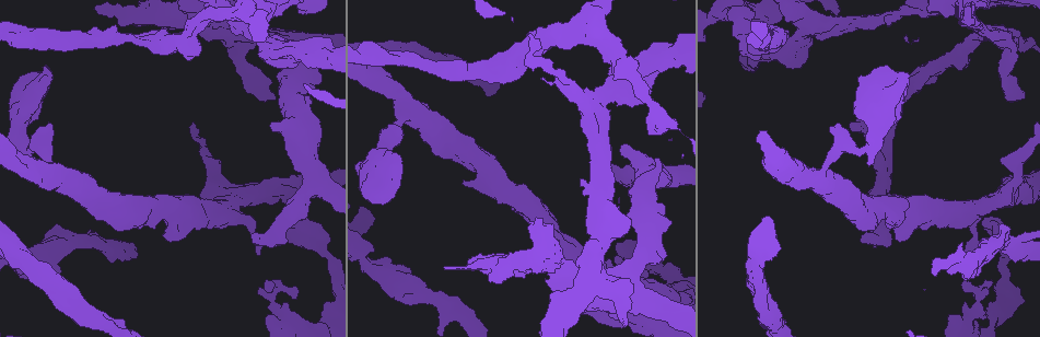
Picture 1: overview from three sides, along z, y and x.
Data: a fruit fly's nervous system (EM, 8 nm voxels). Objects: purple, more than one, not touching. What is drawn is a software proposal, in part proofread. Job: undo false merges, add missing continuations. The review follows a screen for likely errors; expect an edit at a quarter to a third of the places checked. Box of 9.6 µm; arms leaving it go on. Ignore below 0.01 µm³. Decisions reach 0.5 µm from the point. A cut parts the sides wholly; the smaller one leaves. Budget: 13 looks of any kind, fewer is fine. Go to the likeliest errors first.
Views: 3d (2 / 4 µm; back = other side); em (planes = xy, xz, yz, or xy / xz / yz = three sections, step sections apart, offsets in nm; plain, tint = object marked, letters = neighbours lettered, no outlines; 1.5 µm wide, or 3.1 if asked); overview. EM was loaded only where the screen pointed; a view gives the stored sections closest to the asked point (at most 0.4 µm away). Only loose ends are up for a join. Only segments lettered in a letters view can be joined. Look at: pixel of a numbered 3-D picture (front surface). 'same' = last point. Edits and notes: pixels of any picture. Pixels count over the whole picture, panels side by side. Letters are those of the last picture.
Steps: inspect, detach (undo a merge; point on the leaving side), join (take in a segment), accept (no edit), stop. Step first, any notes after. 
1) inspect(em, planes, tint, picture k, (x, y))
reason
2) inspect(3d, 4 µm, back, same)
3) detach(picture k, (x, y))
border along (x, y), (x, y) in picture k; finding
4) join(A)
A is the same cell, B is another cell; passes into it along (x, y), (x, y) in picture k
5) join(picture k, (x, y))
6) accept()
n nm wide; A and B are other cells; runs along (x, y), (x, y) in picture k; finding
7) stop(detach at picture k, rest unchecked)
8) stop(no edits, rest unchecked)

inspect(em, planes, letters, picture 1, (255, 239))
branch stops here

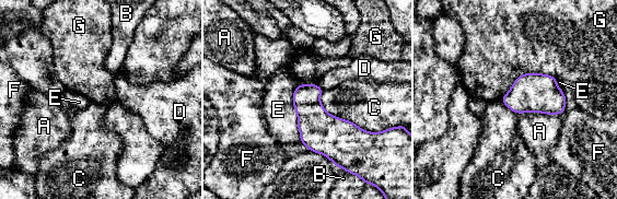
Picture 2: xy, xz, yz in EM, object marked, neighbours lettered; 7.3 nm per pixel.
accept()
280 nm wide; A, B, C, D, E, F and G are other cells; border along (297, 85), (293, 108), (301, 141) in picture 2; no lettered segment goes on from it

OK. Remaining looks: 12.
inspect(em, planes, letters, picture 1, (326, 231))
branch stops here

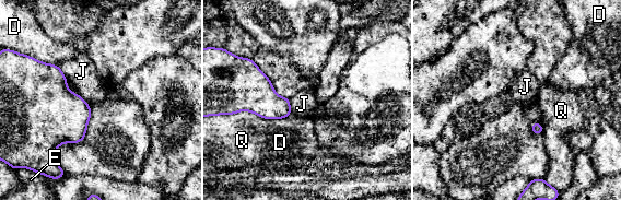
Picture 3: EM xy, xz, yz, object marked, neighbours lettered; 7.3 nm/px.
accept()
D, E, J and Q are other cells; none of them fits

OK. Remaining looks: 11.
inspect(em, planes, letters, picture 1, (299, 7))
free end

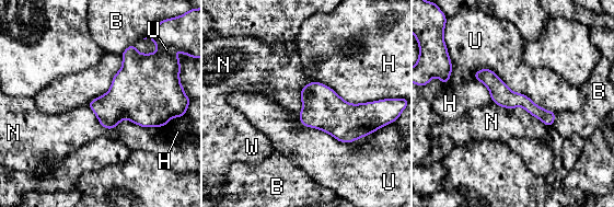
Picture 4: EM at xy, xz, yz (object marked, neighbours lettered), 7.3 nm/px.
accept()
B, H, N, U and W are other cells; no lettered segment goes on from it

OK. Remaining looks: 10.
inspect(em, xy, step 4, letters, picture 1, (271, 96))
thick end

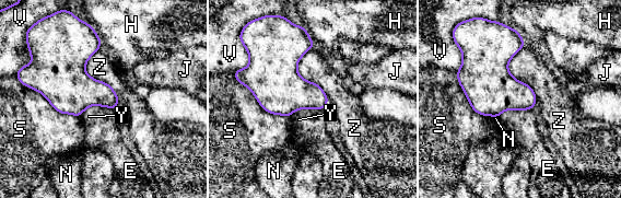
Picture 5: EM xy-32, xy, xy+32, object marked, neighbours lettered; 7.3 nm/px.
accept()
E, H, J, N, S, V, Y and Z are other cells; border along (309, 108), (299, 108), (289, 117) in picture 5; none of them fits

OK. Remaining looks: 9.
inspect(3d, 4 µm, back, picture 1, (273, 121))
free end

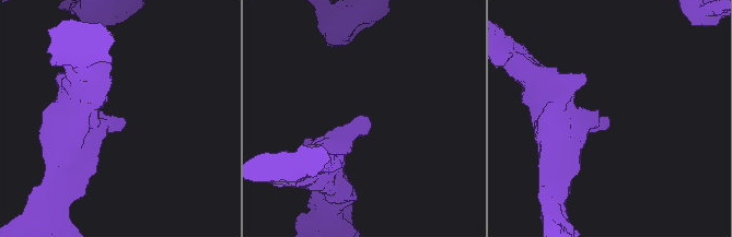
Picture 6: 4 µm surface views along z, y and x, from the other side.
inspect(em, planes, letters, picture 6, (124, 119))
shape alone is not enough

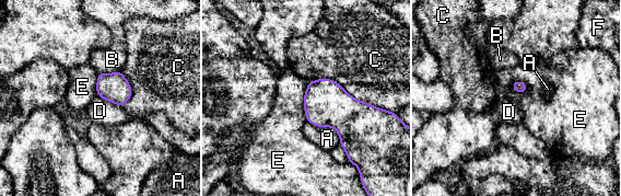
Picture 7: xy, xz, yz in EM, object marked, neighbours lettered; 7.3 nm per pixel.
accept()
C touches over 550 nm; A, B, C, D, E and F are other cells; border along (309, 82), (304, 96), (306, 120) in picture 7; no lettered segment goes on from it

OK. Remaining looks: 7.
stop(no edits, rest unchecked)

